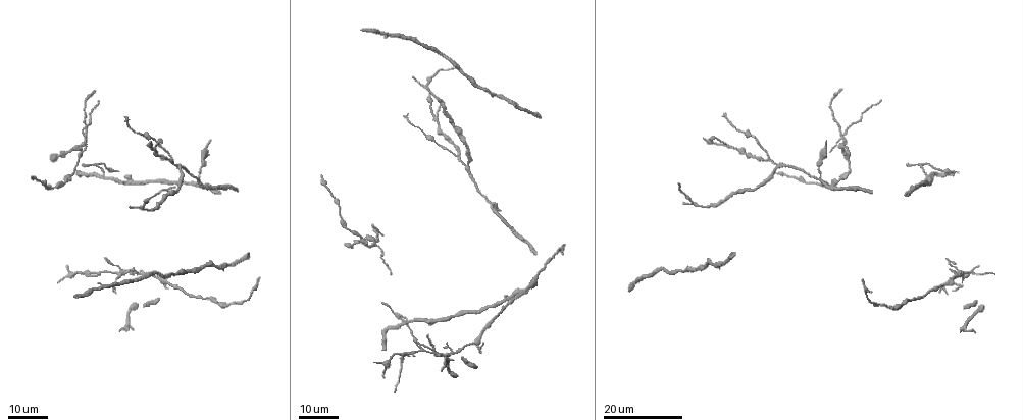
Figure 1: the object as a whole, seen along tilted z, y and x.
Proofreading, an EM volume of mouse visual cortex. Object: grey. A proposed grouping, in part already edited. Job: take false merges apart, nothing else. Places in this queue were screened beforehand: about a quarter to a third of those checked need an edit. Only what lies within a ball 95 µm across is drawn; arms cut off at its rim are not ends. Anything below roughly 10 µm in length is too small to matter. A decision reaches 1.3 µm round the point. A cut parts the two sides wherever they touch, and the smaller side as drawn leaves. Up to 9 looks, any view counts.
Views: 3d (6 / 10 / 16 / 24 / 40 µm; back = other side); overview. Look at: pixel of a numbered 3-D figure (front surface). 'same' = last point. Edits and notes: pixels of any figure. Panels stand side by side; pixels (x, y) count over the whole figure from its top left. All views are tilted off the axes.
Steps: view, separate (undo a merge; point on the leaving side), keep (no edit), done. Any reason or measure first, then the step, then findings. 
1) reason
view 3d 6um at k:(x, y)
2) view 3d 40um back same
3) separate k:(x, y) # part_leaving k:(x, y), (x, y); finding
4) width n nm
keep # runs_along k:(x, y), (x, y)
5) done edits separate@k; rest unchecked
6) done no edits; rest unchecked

a narrow waist
view 3d 24um at 1:(426, 85)

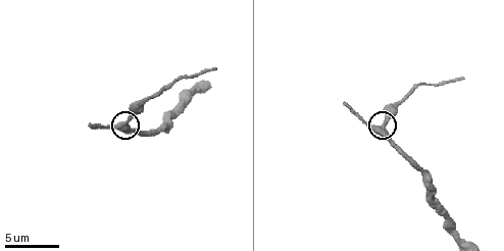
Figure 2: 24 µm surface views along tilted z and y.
view 3d 10um at 2:(386, 124)

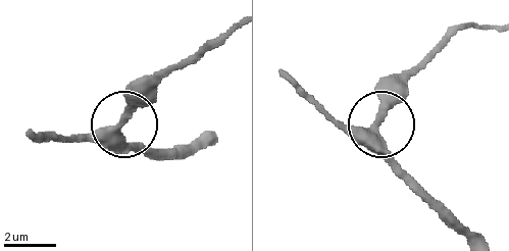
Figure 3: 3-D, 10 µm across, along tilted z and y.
arms 3
keep # runs_along 3:(468, 235), (398, 163), (380, 137), (384, 109), (420, 64); one neuron here

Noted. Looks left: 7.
small branch off a trunk
view 3d 16um at 1:(437, 354)

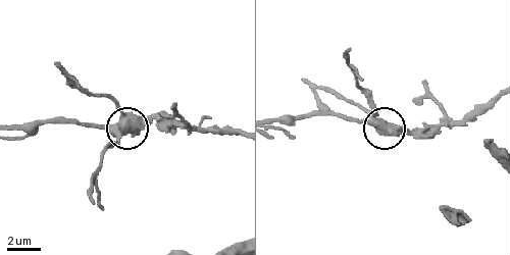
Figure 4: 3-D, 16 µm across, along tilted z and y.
zoom in
view 3d 10um at 4:(381, 124)

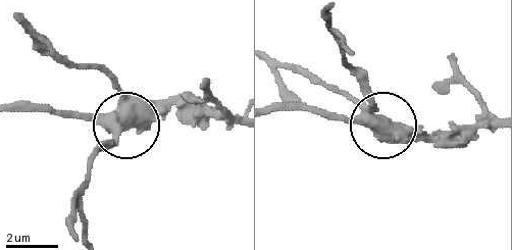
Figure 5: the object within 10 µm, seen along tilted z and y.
side_arm 19 um
keep # all the same neuron

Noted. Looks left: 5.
view 3d 24um at 1:(85, 136)

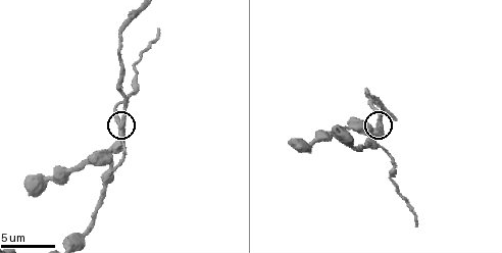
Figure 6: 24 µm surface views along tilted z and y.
view 3d 6um same

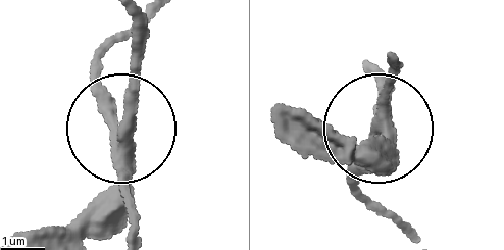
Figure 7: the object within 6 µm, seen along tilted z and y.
width 280 nm
separate 7:(134, 211) # two neurons meet here

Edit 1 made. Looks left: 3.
two arms in line, one across
view 3d 24um at 1:(458, 156)

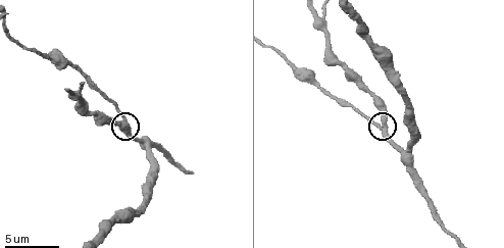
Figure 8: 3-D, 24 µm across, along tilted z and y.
zoom in
view 3d 6um at 8:(384, 127)

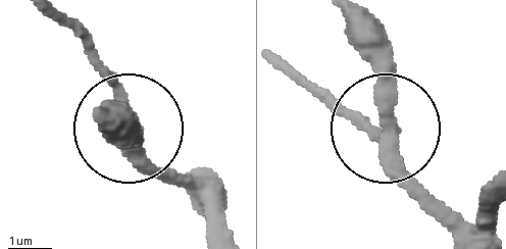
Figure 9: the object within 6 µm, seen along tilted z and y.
view 3d 6um back at 9:(384, 133)

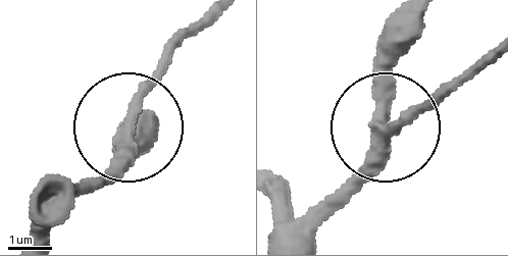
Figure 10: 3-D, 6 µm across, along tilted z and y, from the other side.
keep # runs_along 10:(299, 233), (378, 143), (392, 15); all the same neuron

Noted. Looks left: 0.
done edits separate@7; rest unchecked

